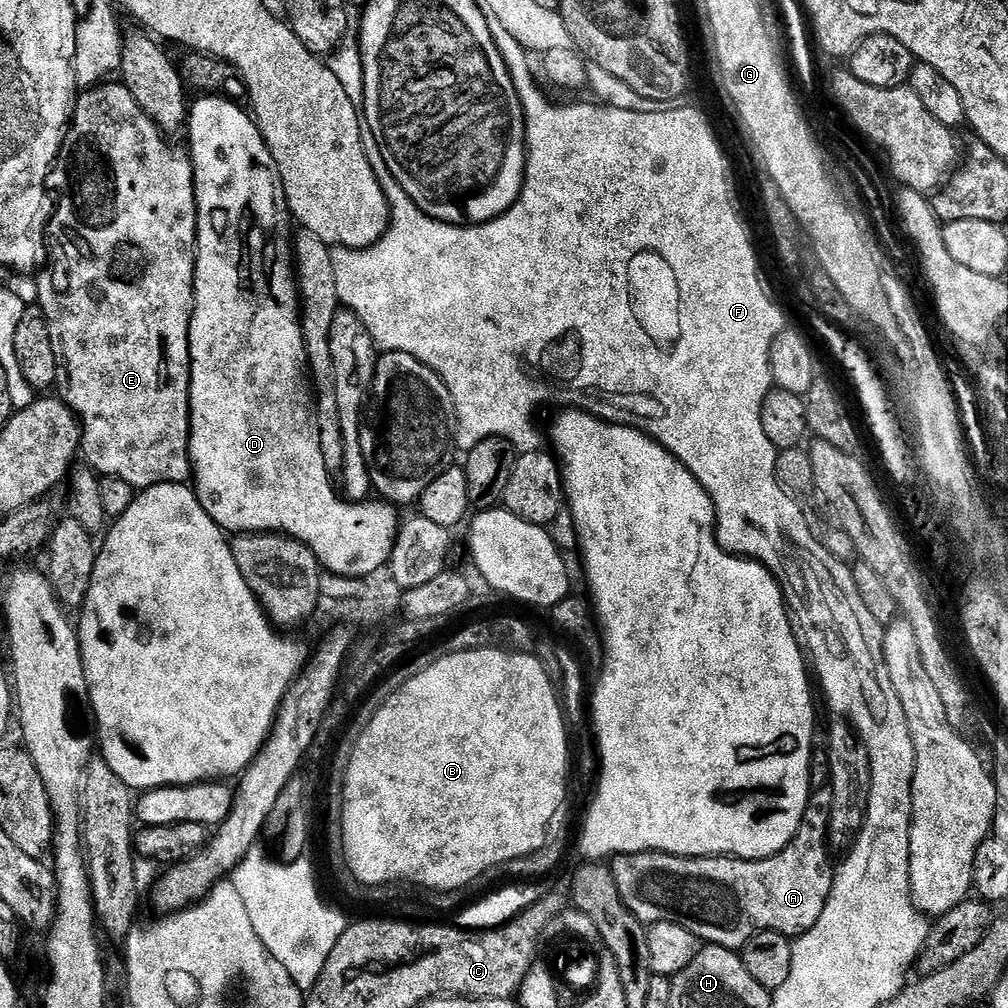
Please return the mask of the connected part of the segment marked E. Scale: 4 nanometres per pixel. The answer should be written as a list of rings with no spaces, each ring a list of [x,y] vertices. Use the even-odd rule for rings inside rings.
[[[104,82],[99,86],[89,87],[79,93],[74,104],[74,115],[70,121],[71,127],[67,129],[64,137],[64,146],[60,149],[58,168],[64,171],[64,177],[60,180],[60,201],[56,204],[56,213],[52,216],[52,225],[49,223],[46,228],[46,243],[50,249],[50,263],[39,273],[36,285],[40,299],[39,306],[44,309],[46,319],[51,324],[51,332],[58,345],[59,359],[62,361],[63,371],[68,371],[68,381],[61,383],[58,388],[59,395],[64,403],[75,412],[77,419],[83,425],[83,447],[82,456],[86,458],[87,467],[93,468],[101,477],[113,476],[122,478],[133,490],[153,488],[156,484],[188,484],[193,479],[192,460],[188,457],[188,439],[192,437],[192,411],[190,410],[190,382],[192,381],[192,359],[190,358],[190,322],[192,321],[192,303],[196,293],[196,183],[194,182],[194,170],[192,169],[192,157],[187,151],[175,152],[171,148],[160,127],[150,119],[148,115],[134,102],[134,94],[124,87],[123,83]]]

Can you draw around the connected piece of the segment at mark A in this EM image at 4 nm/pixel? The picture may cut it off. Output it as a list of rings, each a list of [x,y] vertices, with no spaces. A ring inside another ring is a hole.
[[[817,787],[808,797],[808,809],[804,811],[804,821],[800,823],[796,836],[777,856],[767,856],[765,860],[738,860],[734,856],[672,856],[668,852],[612,856],[610,867],[614,886],[618,886],[618,894],[622,894],[626,906],[641,924],[651,926],[658,922],[674,922],[686,926],[686,930],[704,944],[740,950],[759,932],[777,932],[789,938],[799,938],[811,930],[818,918],[822,918],[822,910],[830,898],[834,879],[833,853],[828,842],[831,805],[831,787]]]

